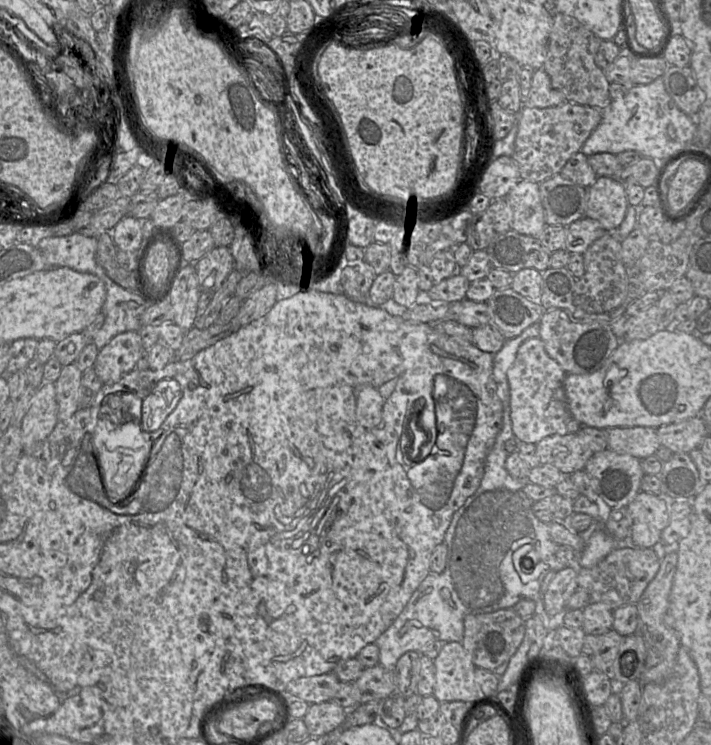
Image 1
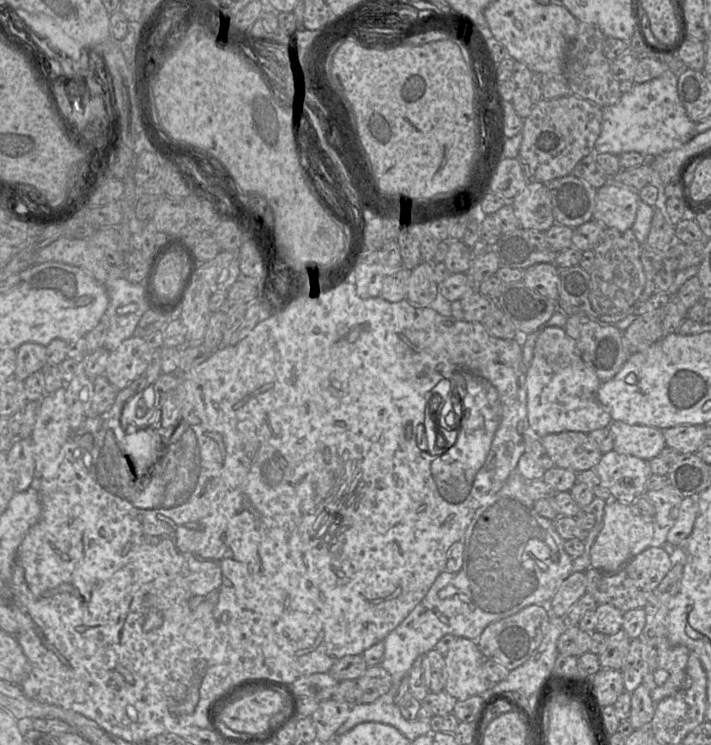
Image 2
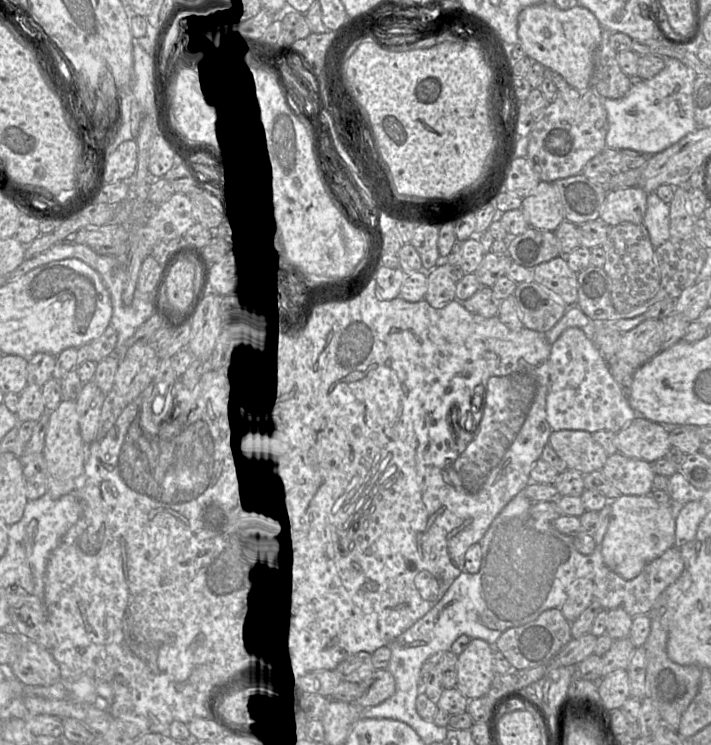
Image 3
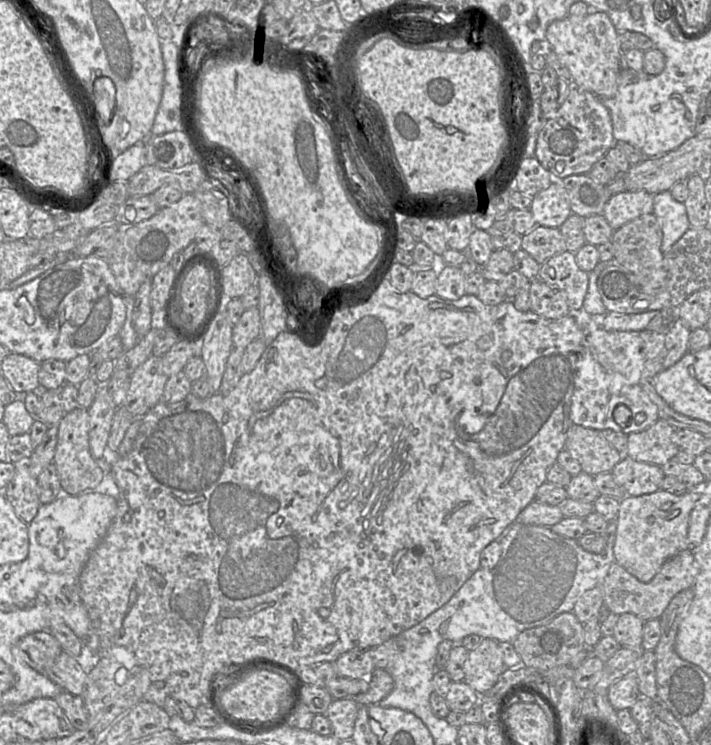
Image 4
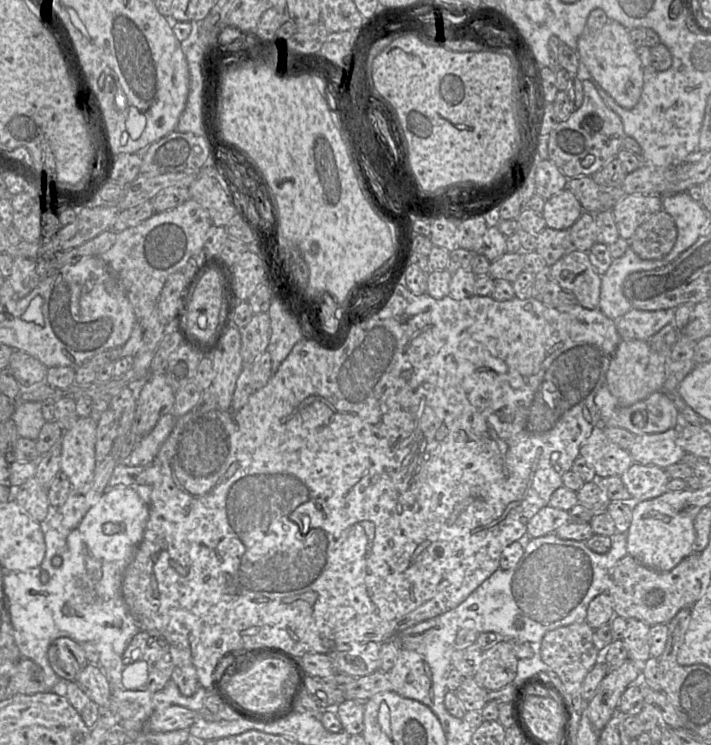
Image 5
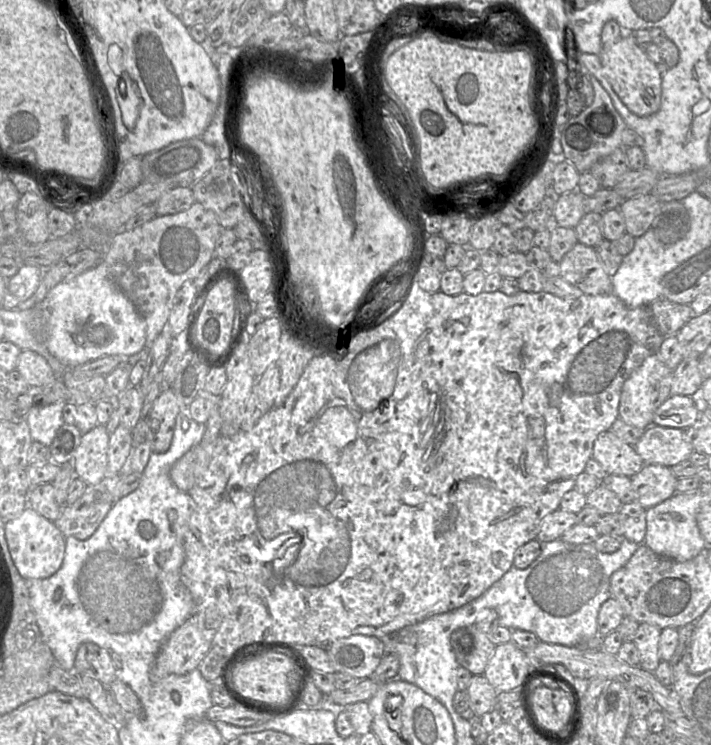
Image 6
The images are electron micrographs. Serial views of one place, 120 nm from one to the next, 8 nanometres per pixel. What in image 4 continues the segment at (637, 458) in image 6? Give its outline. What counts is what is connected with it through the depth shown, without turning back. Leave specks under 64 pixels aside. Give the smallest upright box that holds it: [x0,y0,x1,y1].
[564,424,625,476]

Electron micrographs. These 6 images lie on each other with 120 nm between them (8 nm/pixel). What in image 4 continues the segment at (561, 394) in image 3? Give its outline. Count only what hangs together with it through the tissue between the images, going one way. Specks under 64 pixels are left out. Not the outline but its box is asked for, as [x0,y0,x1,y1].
[570,347,659,433]

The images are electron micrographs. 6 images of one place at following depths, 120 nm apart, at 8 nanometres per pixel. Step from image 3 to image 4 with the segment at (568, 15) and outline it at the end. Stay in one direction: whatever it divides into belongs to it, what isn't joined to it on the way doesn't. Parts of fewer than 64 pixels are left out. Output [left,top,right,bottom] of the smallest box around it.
[546,11,623,98]

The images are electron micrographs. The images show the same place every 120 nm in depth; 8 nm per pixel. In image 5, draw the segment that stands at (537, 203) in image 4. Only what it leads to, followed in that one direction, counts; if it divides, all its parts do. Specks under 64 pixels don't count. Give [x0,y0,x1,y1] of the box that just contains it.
[542,189,583,230]

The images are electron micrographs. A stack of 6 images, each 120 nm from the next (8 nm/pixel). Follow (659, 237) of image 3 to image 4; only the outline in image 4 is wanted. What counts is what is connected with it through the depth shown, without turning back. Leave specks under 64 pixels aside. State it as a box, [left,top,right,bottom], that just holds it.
[652,191,691,253]

